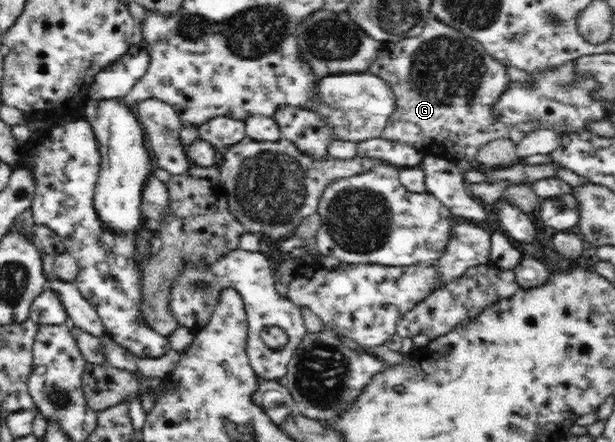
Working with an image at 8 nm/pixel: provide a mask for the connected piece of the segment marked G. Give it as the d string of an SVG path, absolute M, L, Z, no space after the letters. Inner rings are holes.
M430 17L423 26L421 33L417 37L406 37L401 41L386 41L381 43L381 47L374 55L374 58L368 63L368 70L372 74L377 74L381 79L388 82L389 87L394 92L394 110L389 114L387 123L383 128L381 137L389 141L400 142L401 144L410 145L413 149L416 149L419 153L430 155L440 155L445 159L452 161L470 161L476 164L477 153L479 149L487 144L489 141L498 138L508 138L512 133L509 124L505 124L501 120L501 116L495 112L497 103L499 103L501 97L511 89L511 79L506 67L503 67L498 61L495 61L491 54L487 52L485 46L476 39L468 38L464 33L461 33L457 29L453 29L440 21Z

